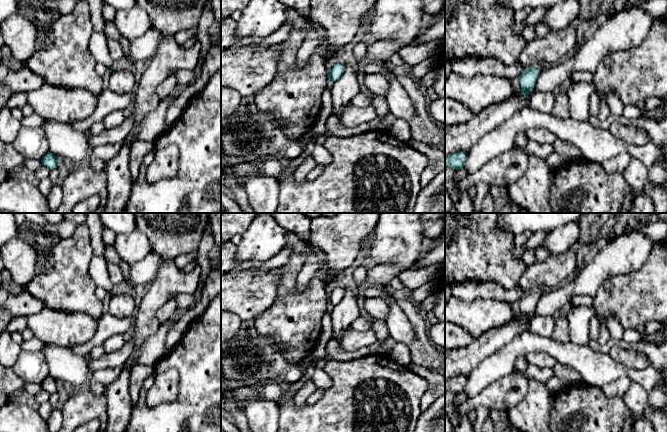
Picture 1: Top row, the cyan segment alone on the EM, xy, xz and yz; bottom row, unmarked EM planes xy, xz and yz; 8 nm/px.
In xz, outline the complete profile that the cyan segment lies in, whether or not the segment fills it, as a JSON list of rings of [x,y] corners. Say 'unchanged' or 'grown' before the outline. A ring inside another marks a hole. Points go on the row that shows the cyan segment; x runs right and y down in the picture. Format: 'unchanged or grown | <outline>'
unchanged | [[[337,63],[333,66],[331,71],[328,73],[329,74],[329,82],[333,83],[340,79],[342,74],[344,73],[345,70],[345,64],[343,63]]]

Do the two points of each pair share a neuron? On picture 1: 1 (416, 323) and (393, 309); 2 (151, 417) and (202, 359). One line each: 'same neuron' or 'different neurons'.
1: different neurons
2: same neuron

